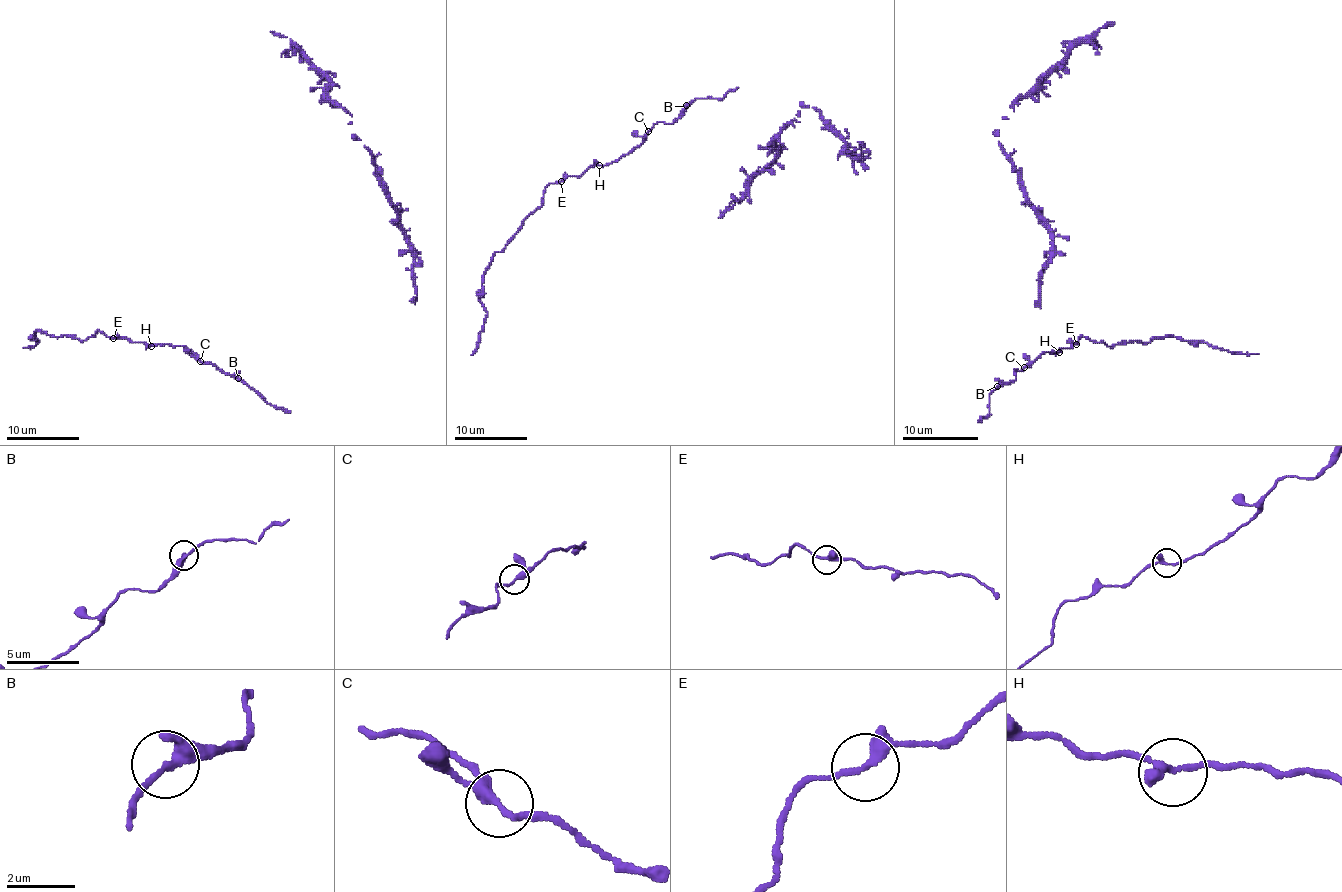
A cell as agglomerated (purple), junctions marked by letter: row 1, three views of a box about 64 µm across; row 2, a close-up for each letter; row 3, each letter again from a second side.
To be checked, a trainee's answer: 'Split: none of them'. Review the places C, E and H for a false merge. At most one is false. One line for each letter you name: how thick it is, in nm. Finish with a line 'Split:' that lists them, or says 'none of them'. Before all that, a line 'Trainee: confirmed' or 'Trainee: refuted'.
Trainee: confirmed
Split: none of them

